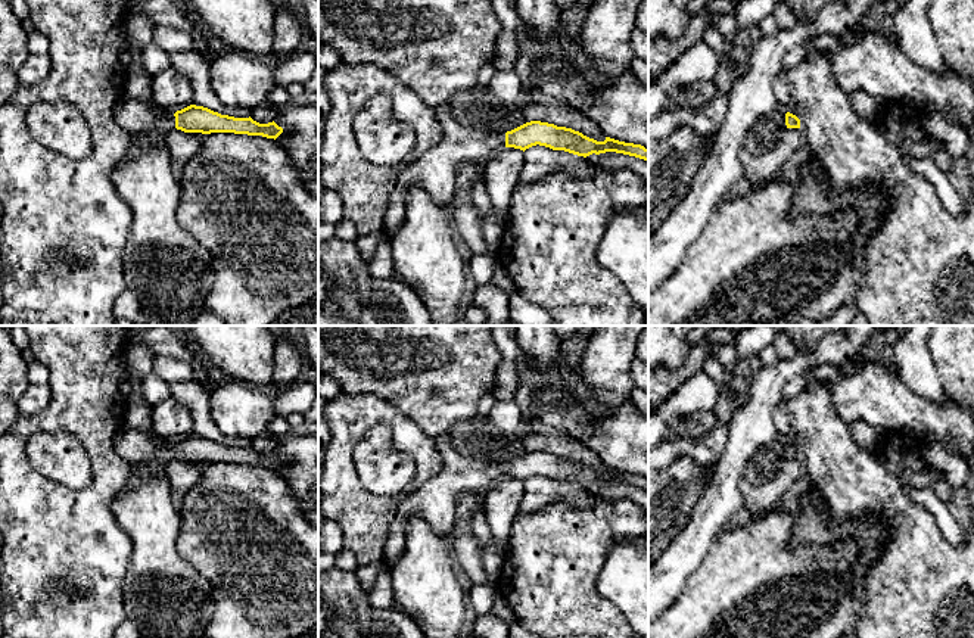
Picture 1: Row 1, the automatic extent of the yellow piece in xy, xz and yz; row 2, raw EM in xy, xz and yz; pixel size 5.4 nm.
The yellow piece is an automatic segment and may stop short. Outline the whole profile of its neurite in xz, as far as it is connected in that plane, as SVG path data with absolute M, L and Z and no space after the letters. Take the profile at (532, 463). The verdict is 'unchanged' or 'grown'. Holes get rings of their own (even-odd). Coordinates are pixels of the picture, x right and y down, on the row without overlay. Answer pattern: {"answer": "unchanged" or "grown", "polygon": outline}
{"answer": "grown", "polygon": "M446 433L436 438L436 445L444 458L444 470L401 502L385 547L385 561L389 566L396 564L405 553L407 525L413 516L421 517L435 530L449 533L460 499L466 494L482 497L502 477L525 482L539 474L584 488L616 482L648 491L648 479L641 474L610 467L597 472L572 458L548 452L530 451L507 463L480 463L461 455Z"}

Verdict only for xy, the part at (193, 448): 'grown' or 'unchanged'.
grown

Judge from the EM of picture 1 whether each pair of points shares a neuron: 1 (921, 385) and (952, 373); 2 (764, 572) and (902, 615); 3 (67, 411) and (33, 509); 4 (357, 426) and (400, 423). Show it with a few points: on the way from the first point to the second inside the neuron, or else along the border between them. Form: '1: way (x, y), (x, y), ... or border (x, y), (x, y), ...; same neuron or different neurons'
1: border (926, 345), (939, 383), (948, 397); different neurons
2: border (859, 601), (859, 613), (855, 622); different neurons
3: way (37, 423), (16, 441), (16, 479); same neuron
4: way (367, 417), (389, 417); same neuron

